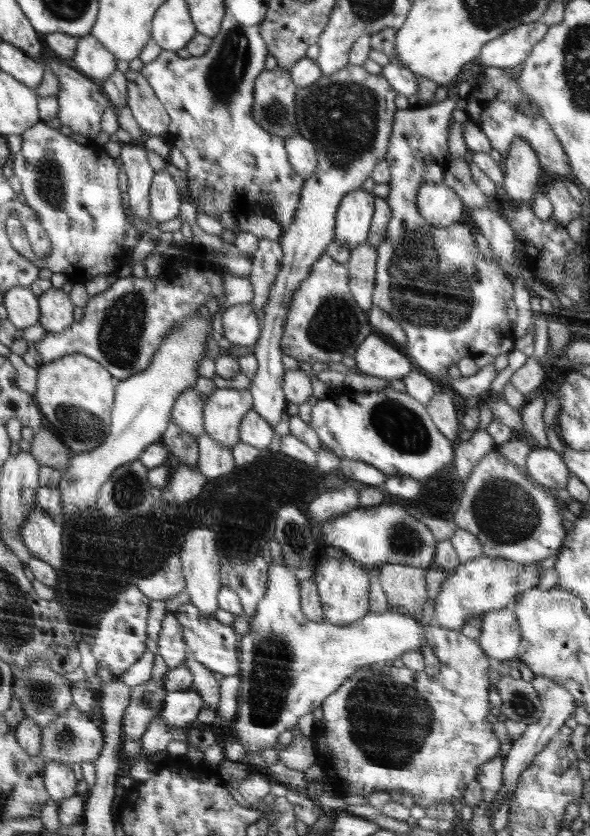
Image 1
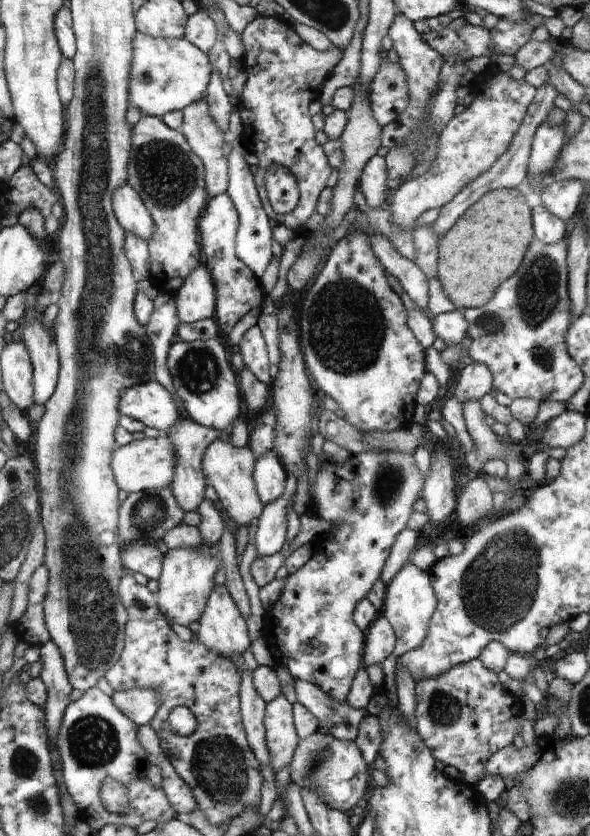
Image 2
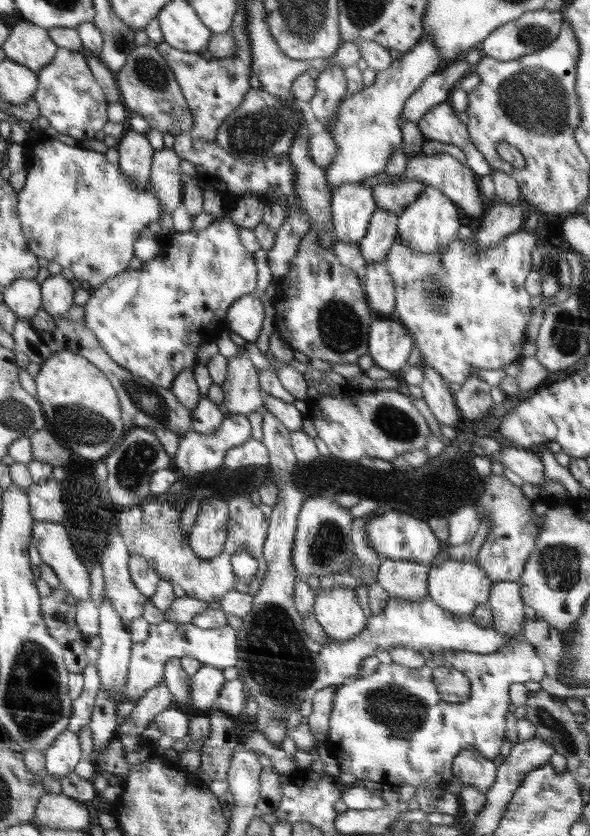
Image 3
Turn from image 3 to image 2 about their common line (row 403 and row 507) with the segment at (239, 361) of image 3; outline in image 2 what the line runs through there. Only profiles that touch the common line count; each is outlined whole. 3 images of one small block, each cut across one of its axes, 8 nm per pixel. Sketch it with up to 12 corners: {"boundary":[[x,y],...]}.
{"boundary":[[219,437],[201,466],[221,506],[239,525],[263,509],[254,454]]}

